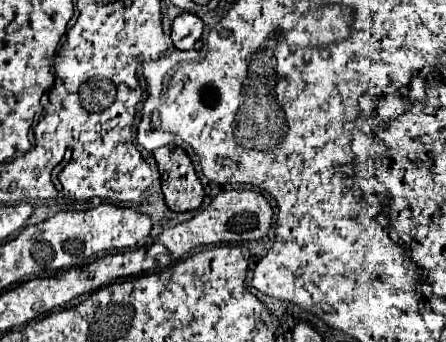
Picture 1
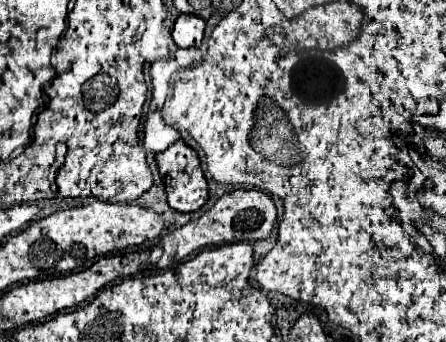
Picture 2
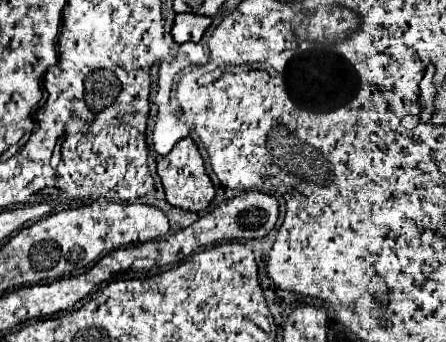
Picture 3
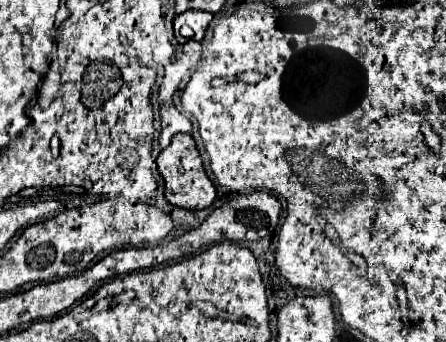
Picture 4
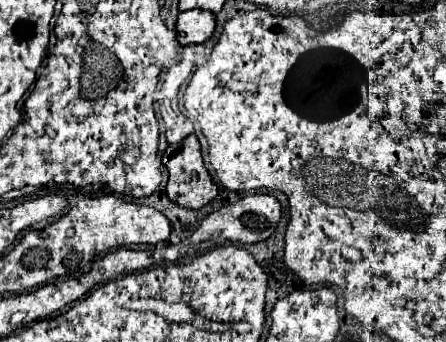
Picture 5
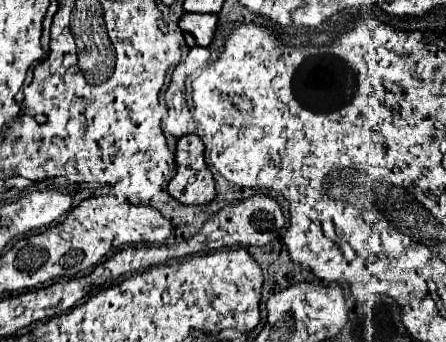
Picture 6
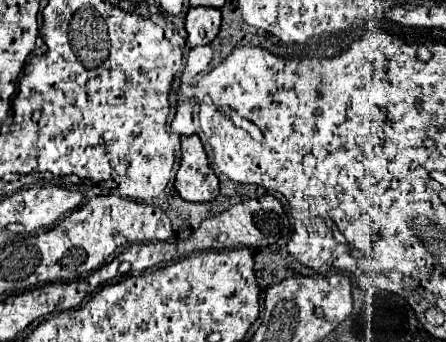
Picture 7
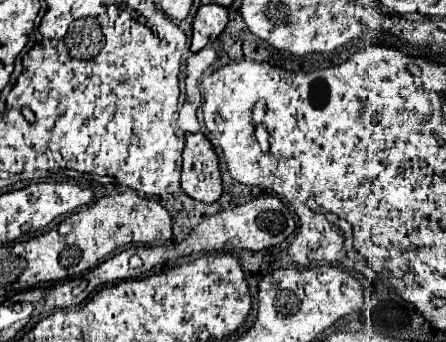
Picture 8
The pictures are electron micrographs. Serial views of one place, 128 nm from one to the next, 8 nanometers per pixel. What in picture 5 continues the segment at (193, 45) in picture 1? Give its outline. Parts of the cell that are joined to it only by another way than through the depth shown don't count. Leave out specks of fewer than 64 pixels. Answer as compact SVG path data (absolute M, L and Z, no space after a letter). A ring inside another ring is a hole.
M188 10L178 14L176 30L184 36L182 44L204 44L214 32L214 14L208 10Z

